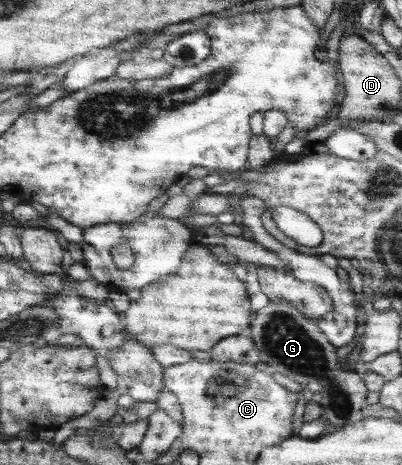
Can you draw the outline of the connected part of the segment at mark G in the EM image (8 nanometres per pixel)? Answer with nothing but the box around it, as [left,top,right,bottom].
[247,300,368,430]

